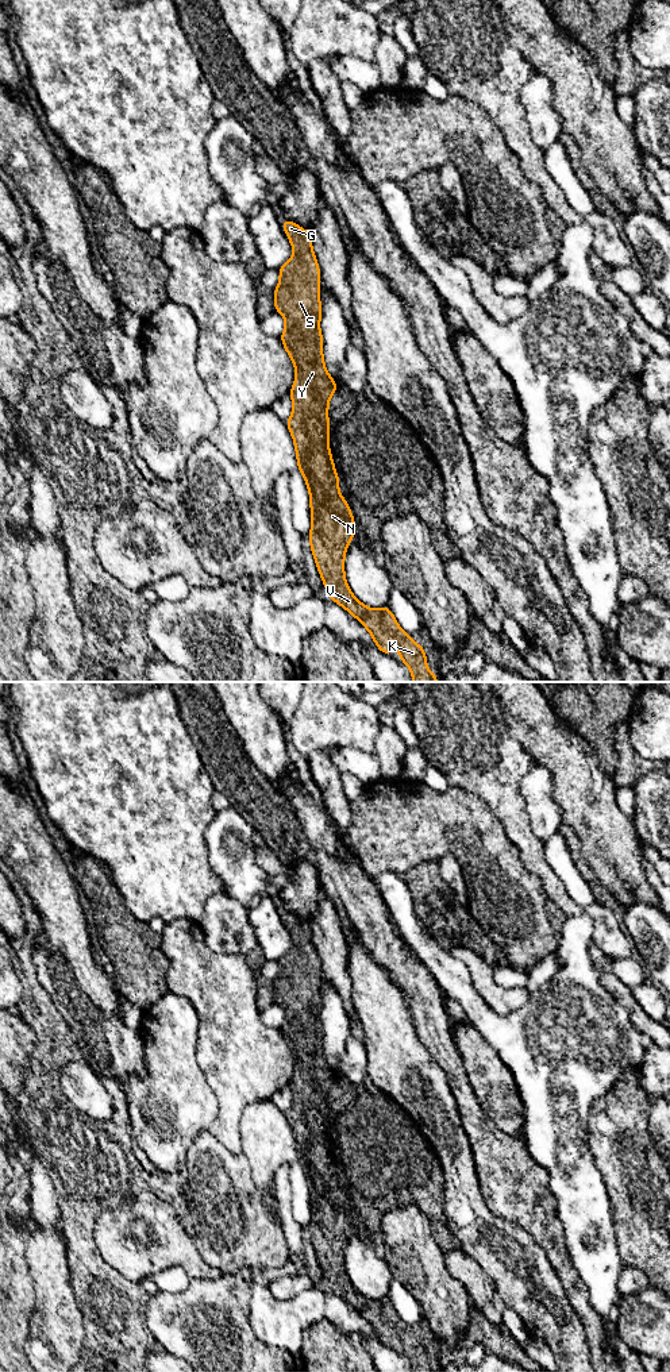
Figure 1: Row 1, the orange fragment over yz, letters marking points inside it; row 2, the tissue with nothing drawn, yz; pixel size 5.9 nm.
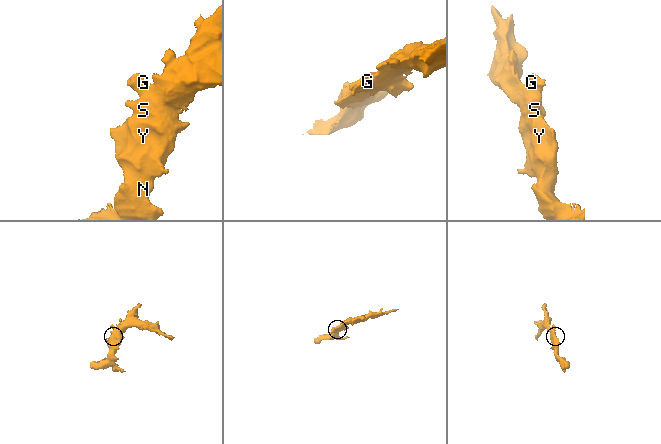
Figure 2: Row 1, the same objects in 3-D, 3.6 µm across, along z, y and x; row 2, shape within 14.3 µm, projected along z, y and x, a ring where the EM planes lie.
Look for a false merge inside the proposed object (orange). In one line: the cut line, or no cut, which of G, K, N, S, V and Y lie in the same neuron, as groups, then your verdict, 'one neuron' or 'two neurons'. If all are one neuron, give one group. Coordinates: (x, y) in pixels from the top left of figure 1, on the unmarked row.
cut none; groups G K N S V Y; one neuron

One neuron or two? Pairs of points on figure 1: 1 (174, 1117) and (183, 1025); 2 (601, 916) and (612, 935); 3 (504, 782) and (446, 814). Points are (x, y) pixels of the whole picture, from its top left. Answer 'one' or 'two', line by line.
1: one
2: one
3: two

